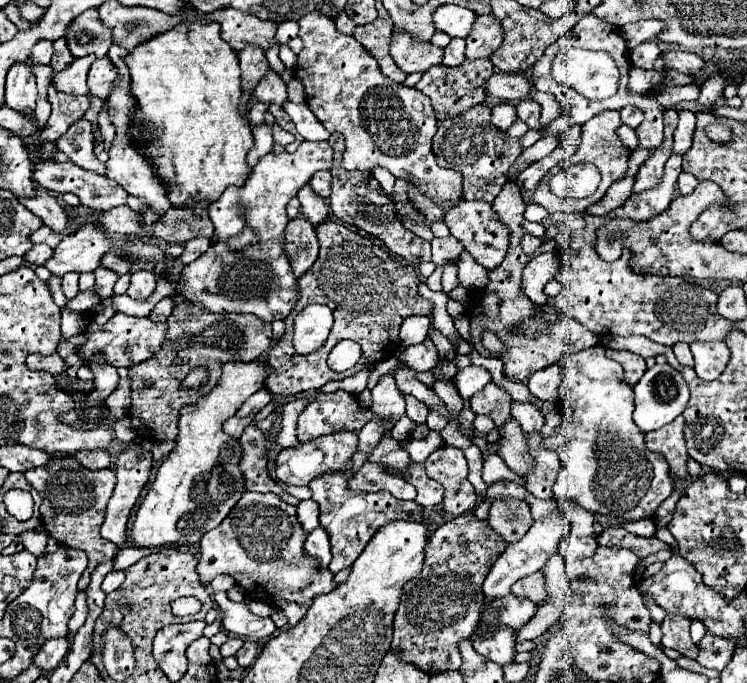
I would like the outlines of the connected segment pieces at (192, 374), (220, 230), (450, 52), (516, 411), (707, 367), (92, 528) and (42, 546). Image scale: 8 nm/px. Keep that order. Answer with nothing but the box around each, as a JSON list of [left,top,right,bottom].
[[182,366,208,390],[177,142,332,322],[444,38,466,66],[512,402,544,434],[690,342,730,380],[26,458,118,590],[16,532,48,556]]

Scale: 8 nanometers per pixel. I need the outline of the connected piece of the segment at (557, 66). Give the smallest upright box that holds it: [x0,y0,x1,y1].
[551,47,618,100]

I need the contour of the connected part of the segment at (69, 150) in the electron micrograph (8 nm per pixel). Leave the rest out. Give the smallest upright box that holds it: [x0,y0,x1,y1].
[56,120,106,174]

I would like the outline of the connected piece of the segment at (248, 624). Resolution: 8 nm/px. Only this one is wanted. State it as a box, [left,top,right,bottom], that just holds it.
[214,592,276,640]

